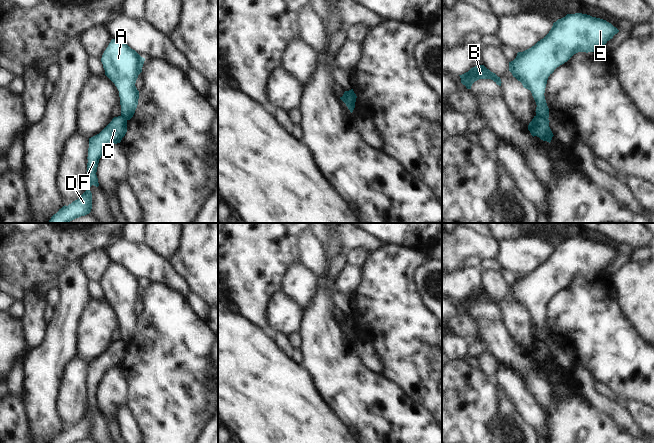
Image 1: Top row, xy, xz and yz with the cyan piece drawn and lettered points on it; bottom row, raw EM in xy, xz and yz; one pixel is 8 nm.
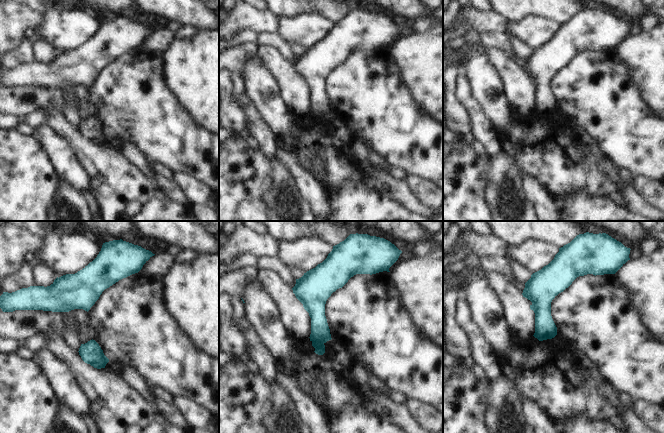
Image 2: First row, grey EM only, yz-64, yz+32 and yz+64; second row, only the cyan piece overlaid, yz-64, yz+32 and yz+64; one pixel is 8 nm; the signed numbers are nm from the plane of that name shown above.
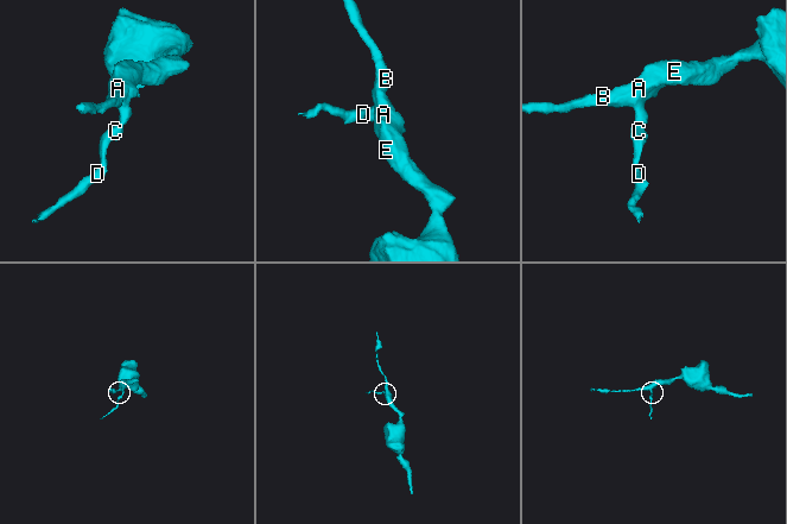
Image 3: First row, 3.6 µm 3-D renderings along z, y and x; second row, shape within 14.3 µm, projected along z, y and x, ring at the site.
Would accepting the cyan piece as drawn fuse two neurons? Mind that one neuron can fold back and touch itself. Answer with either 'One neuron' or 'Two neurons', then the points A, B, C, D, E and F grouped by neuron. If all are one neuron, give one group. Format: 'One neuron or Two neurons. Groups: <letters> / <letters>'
Two neurons. Groups: A B E / C D F.

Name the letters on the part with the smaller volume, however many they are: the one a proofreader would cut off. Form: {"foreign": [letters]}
{"foreign": ["C", "D", "F"]}

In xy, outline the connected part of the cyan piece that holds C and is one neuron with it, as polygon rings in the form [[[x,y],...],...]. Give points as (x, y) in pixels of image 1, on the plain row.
[[[122,340],[114,341],[112,345],[97,359],[89,362],[88,372],[88,411],[86,415],[68,430],[63,430],[51,443],[76,443],[85,440],[92,433],[92,409],[98,411],[96,399],[99,383],[105,373],[112,368],[120,367],[127,356],[127,344]]]

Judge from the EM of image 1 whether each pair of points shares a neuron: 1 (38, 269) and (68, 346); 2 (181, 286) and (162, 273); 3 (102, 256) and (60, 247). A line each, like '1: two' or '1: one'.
1: two
2: one
3: two

